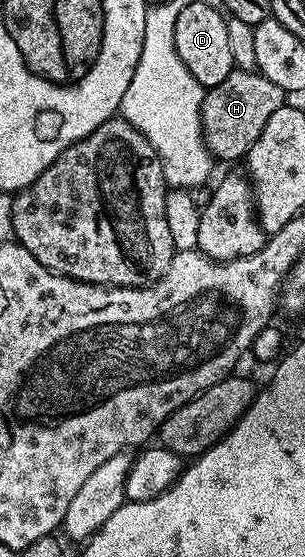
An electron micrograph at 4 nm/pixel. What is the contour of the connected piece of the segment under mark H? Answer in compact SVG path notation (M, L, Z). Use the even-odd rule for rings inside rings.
M234 68L223 84L206 89L201 105L201 137L205 139L205 147L214 159L222 158L225 162L244 159L251 144L255 144L259 132L263 132L267 116L271 116L275 108L286 105L286 102L286 91L271 84L271 80L259 72Z

